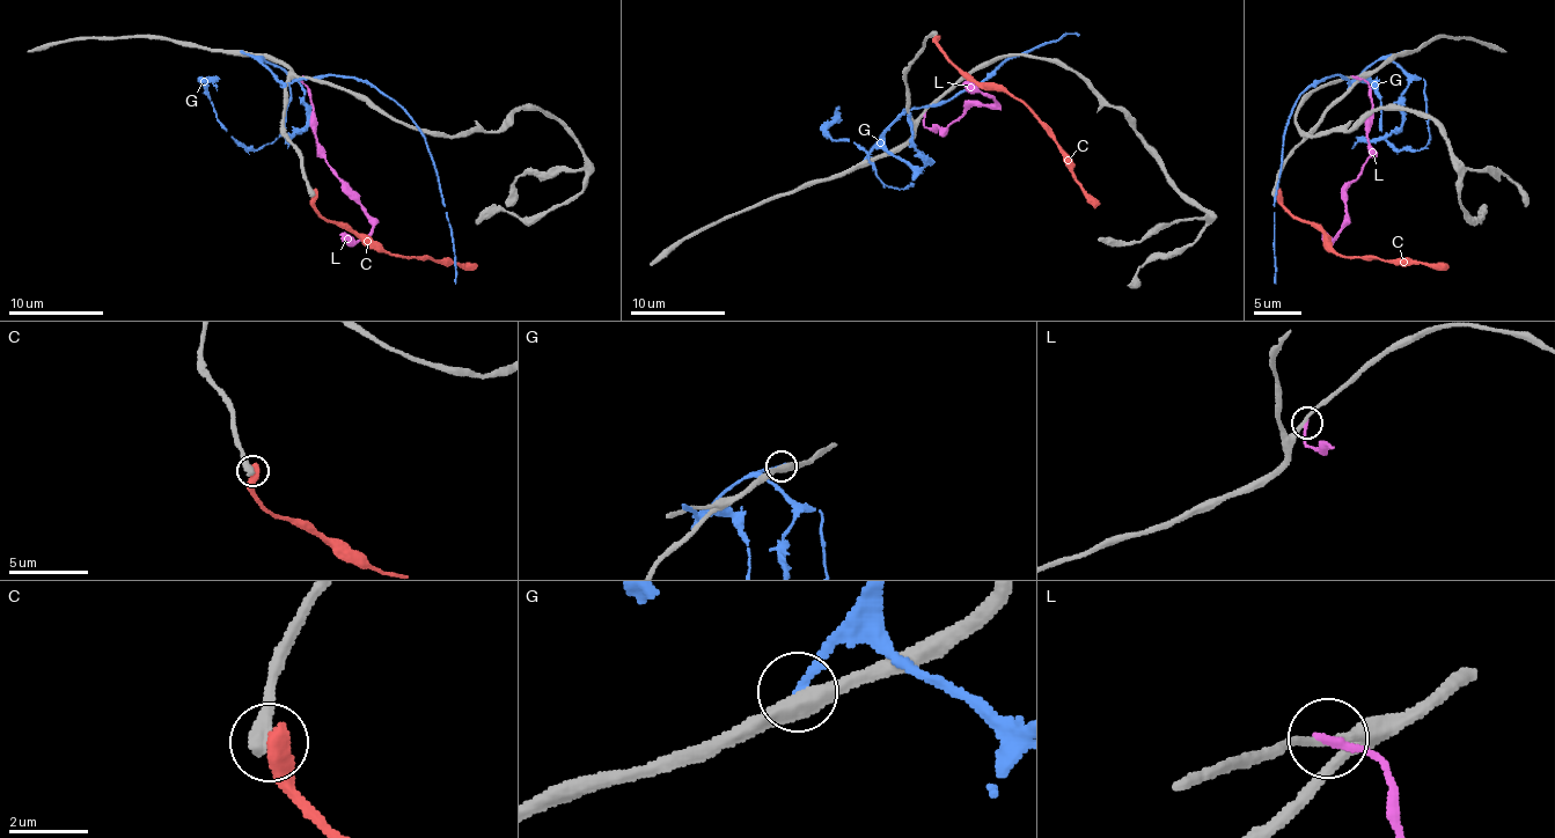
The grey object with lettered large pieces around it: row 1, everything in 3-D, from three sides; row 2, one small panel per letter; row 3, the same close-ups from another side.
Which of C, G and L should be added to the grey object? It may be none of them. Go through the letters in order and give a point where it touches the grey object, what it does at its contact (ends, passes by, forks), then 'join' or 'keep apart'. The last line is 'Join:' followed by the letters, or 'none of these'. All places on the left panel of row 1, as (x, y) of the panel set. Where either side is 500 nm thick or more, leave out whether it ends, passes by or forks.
C: (314, 193) | keep apart
G: (242, 52) | it ends | keep apart
L: (302, 76) | it ends | keep apart
Join: none of these

